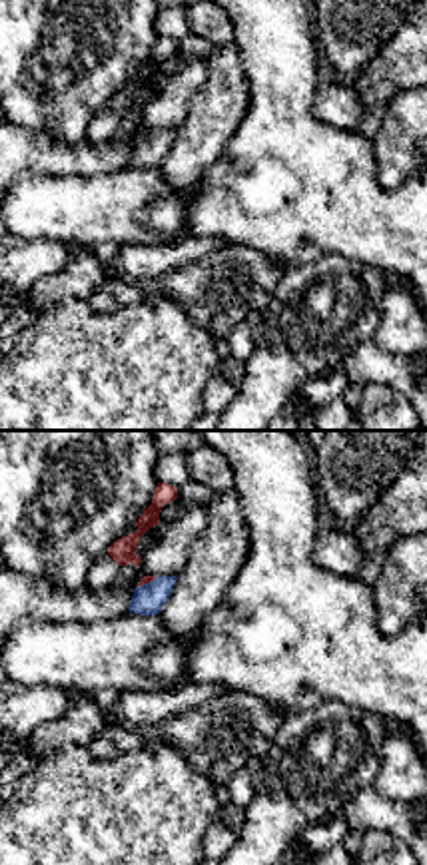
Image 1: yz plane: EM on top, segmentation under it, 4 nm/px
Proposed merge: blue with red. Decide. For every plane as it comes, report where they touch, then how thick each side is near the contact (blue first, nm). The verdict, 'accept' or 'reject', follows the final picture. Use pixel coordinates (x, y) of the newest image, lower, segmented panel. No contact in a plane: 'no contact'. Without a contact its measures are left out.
(150, 582) | 120/40 nm

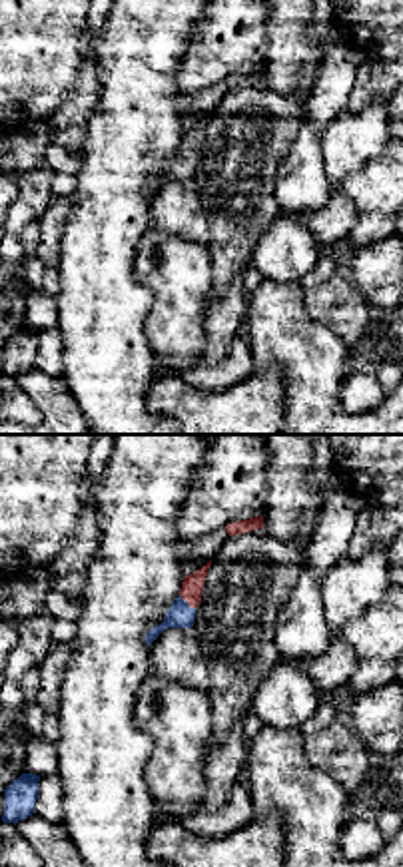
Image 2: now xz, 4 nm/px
(186, 602) | 100/90 nm

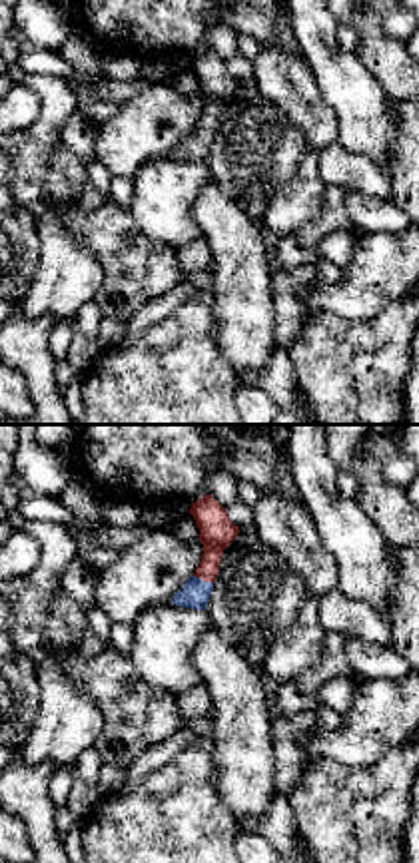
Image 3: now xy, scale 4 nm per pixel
(202, 580) | 120/140 nm

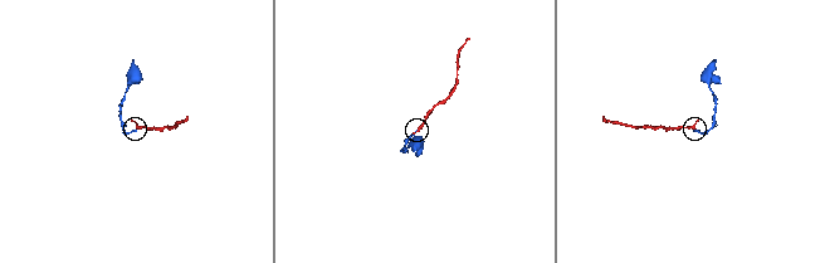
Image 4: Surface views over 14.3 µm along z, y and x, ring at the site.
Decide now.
accept

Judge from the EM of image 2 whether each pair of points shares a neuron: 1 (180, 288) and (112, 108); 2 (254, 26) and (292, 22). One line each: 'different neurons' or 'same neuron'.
1: different neurons
2: different neurons

